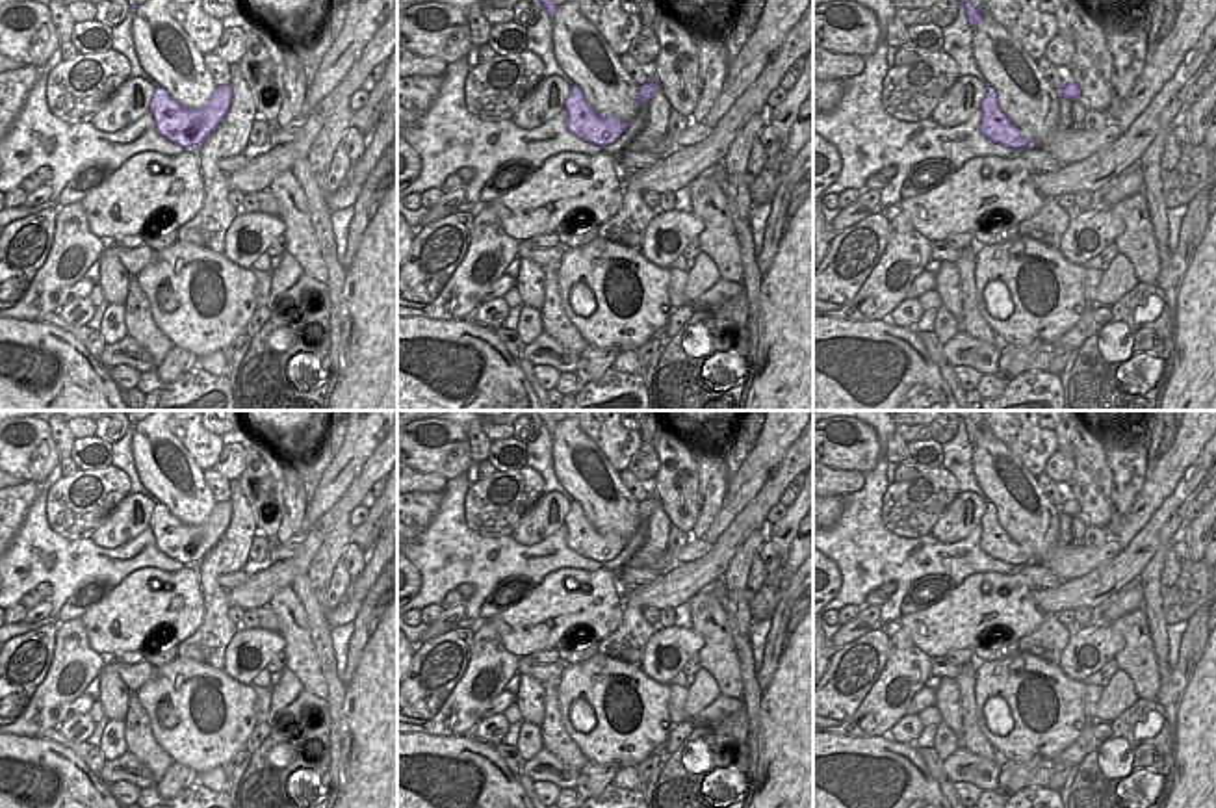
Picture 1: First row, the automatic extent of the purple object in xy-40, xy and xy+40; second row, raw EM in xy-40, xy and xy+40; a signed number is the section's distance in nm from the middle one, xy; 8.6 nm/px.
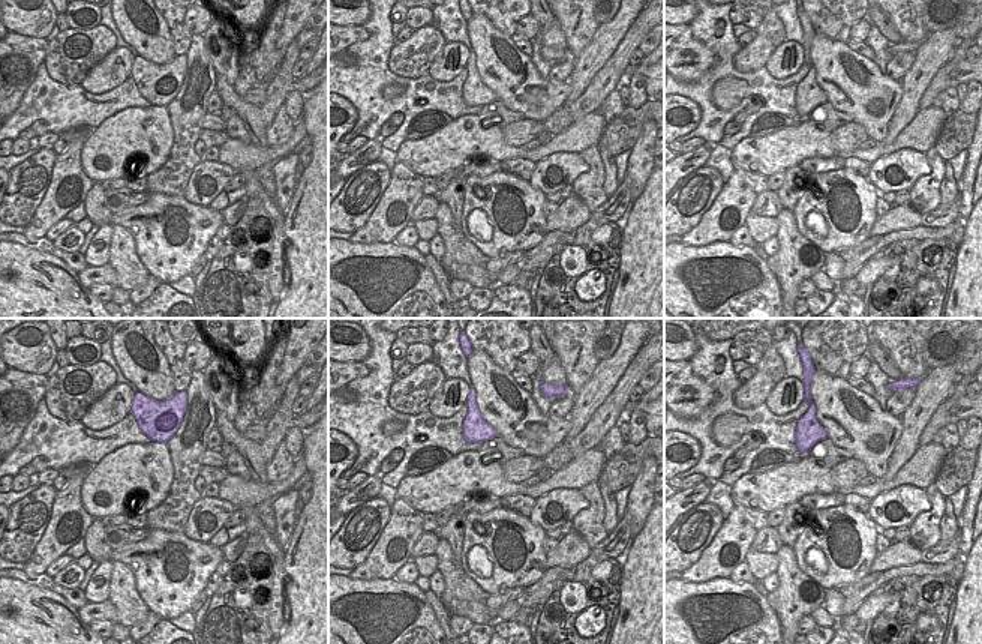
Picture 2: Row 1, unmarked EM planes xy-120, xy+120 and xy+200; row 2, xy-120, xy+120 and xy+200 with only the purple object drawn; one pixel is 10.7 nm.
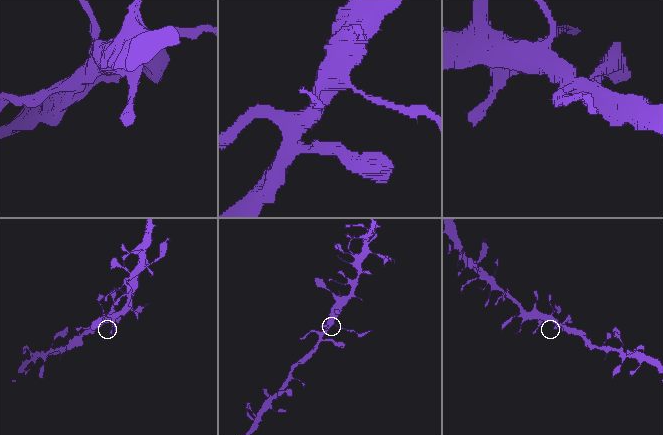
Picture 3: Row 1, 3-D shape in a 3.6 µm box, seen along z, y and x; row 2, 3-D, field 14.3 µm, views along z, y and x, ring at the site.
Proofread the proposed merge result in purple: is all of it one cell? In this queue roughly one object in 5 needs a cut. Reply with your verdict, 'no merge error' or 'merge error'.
merge error

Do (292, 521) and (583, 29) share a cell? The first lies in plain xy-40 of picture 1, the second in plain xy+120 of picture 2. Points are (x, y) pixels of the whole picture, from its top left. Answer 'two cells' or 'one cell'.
one cell

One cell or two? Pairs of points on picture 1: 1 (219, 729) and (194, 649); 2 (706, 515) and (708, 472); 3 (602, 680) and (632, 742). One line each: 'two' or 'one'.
1: two
2: one
3: one

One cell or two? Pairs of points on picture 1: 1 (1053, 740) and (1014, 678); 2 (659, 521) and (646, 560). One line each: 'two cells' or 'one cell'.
1: one cell
2: one cell

